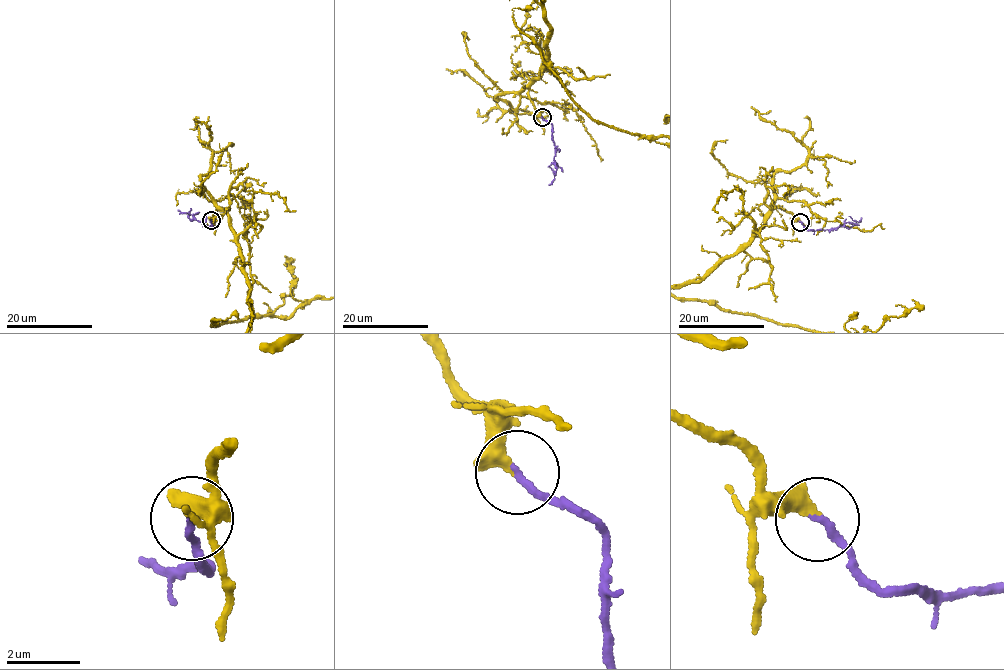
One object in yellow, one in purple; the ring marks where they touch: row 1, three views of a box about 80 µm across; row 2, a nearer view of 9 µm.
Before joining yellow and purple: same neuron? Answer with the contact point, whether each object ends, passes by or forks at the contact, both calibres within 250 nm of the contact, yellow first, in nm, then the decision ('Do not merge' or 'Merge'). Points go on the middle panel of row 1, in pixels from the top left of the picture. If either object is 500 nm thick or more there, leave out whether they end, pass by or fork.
Place: (542, 117). At the ring yellow ends. At the ring purple ends. Thickness 420 nm (yellow) against 200 nm. Merge

